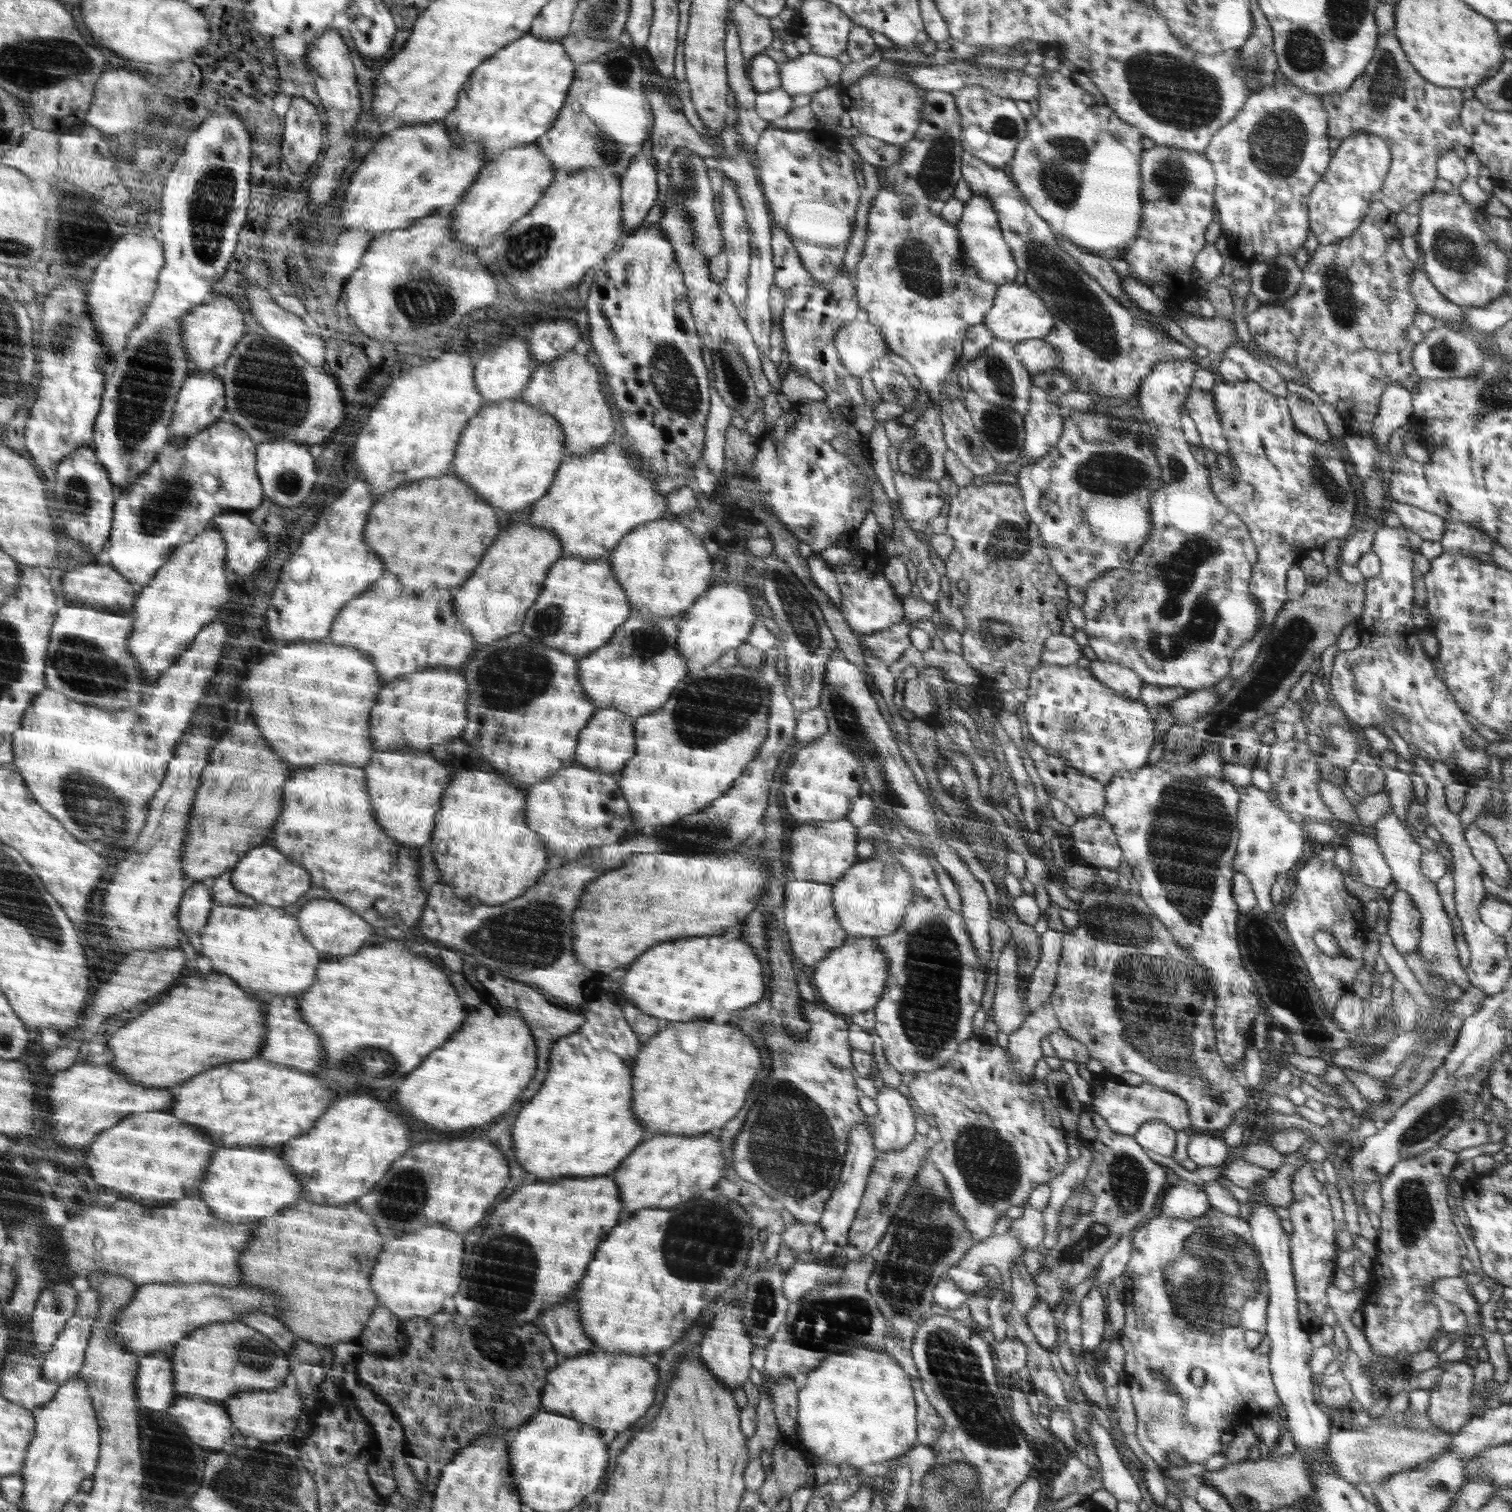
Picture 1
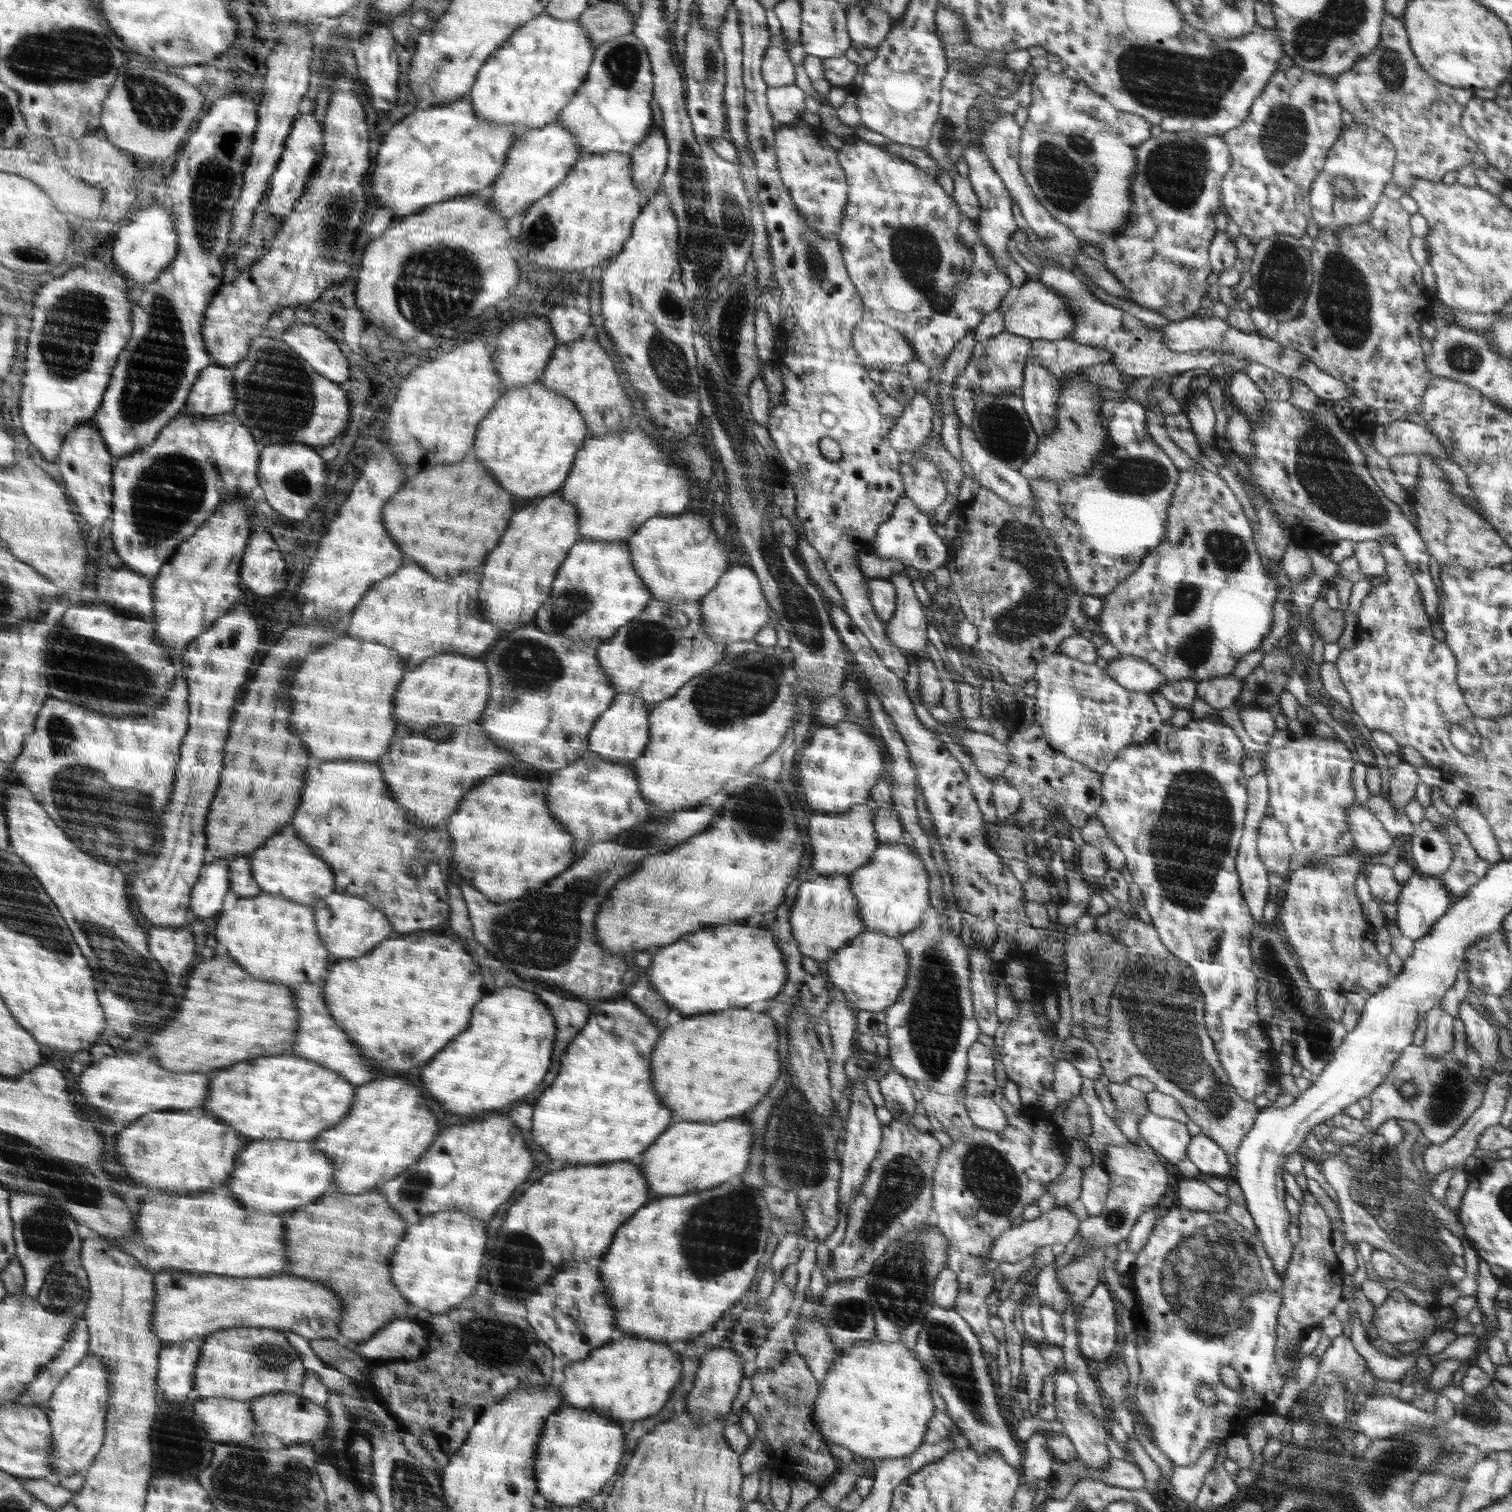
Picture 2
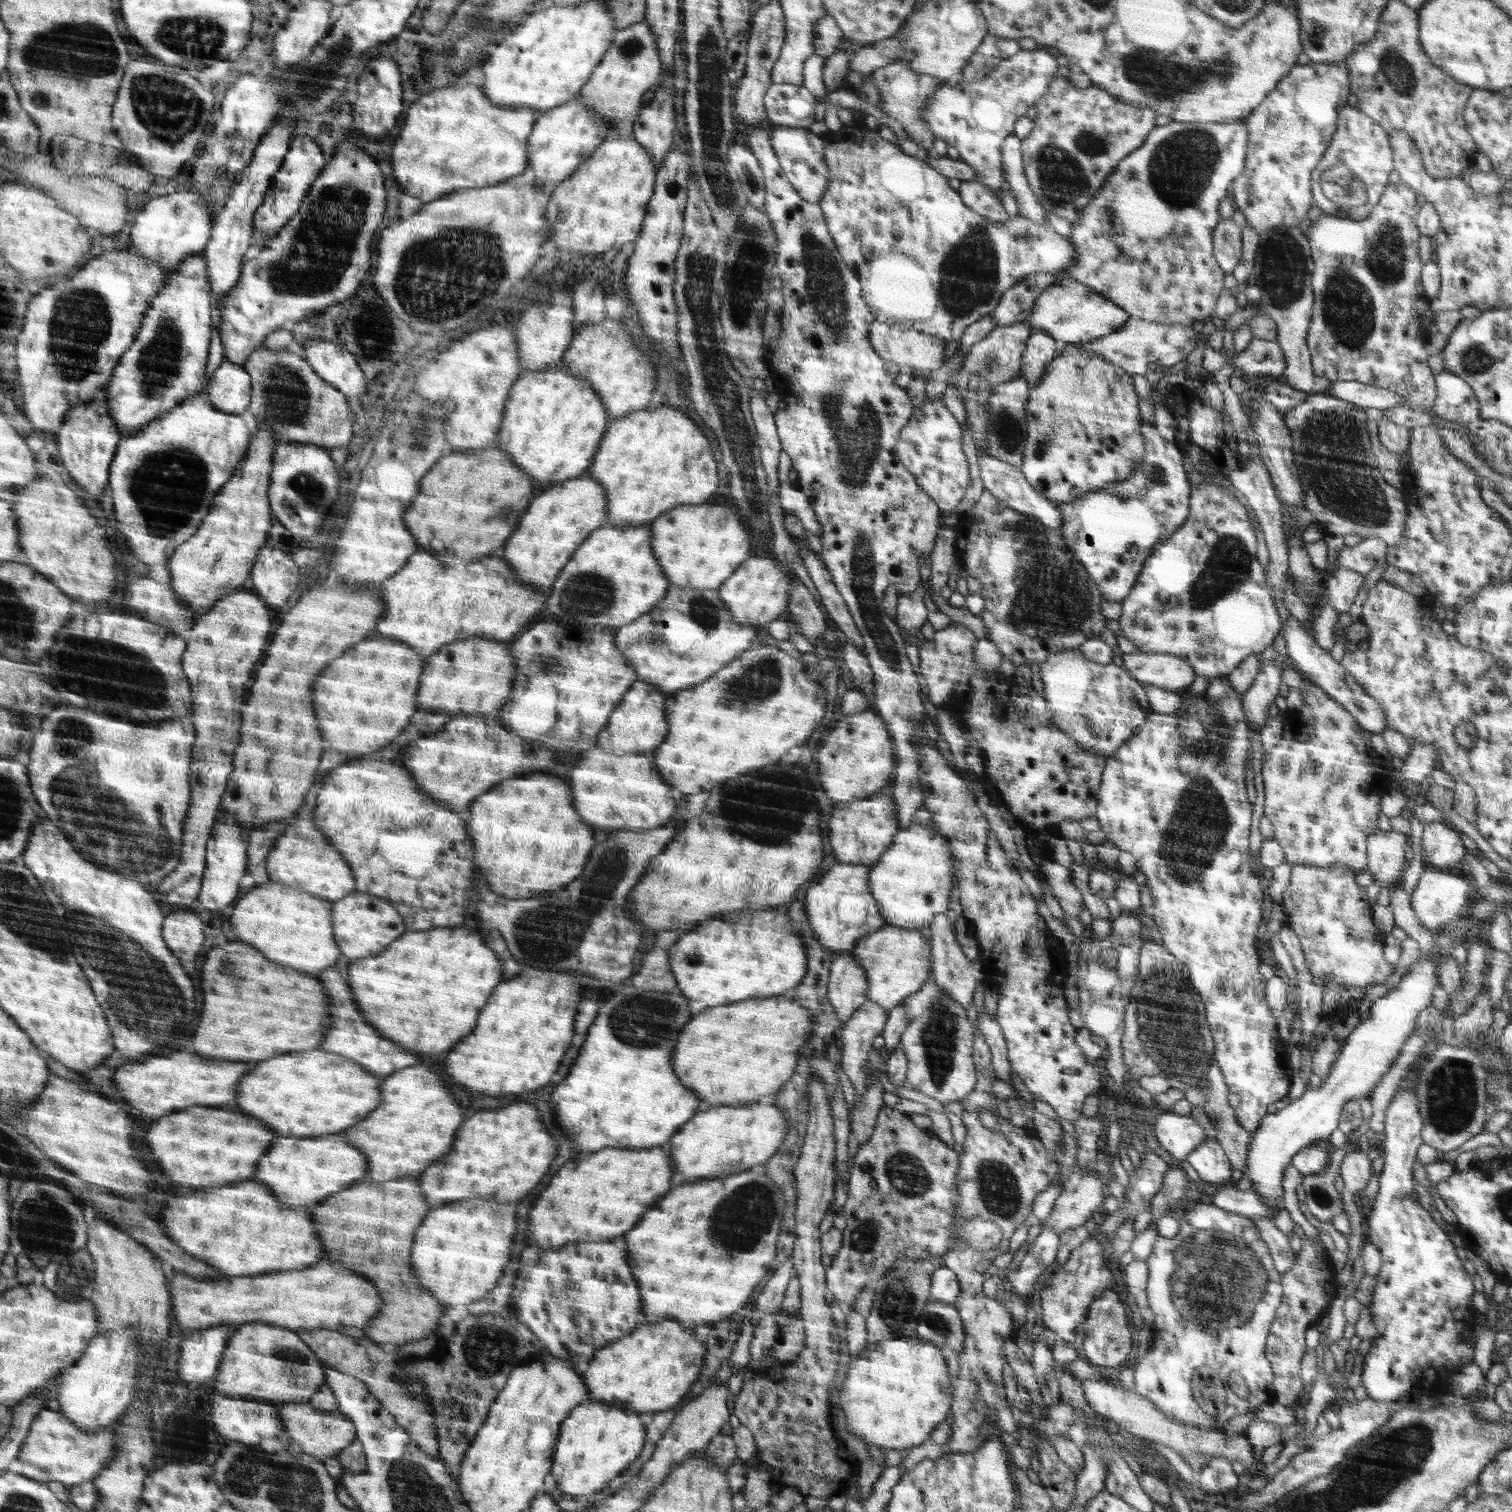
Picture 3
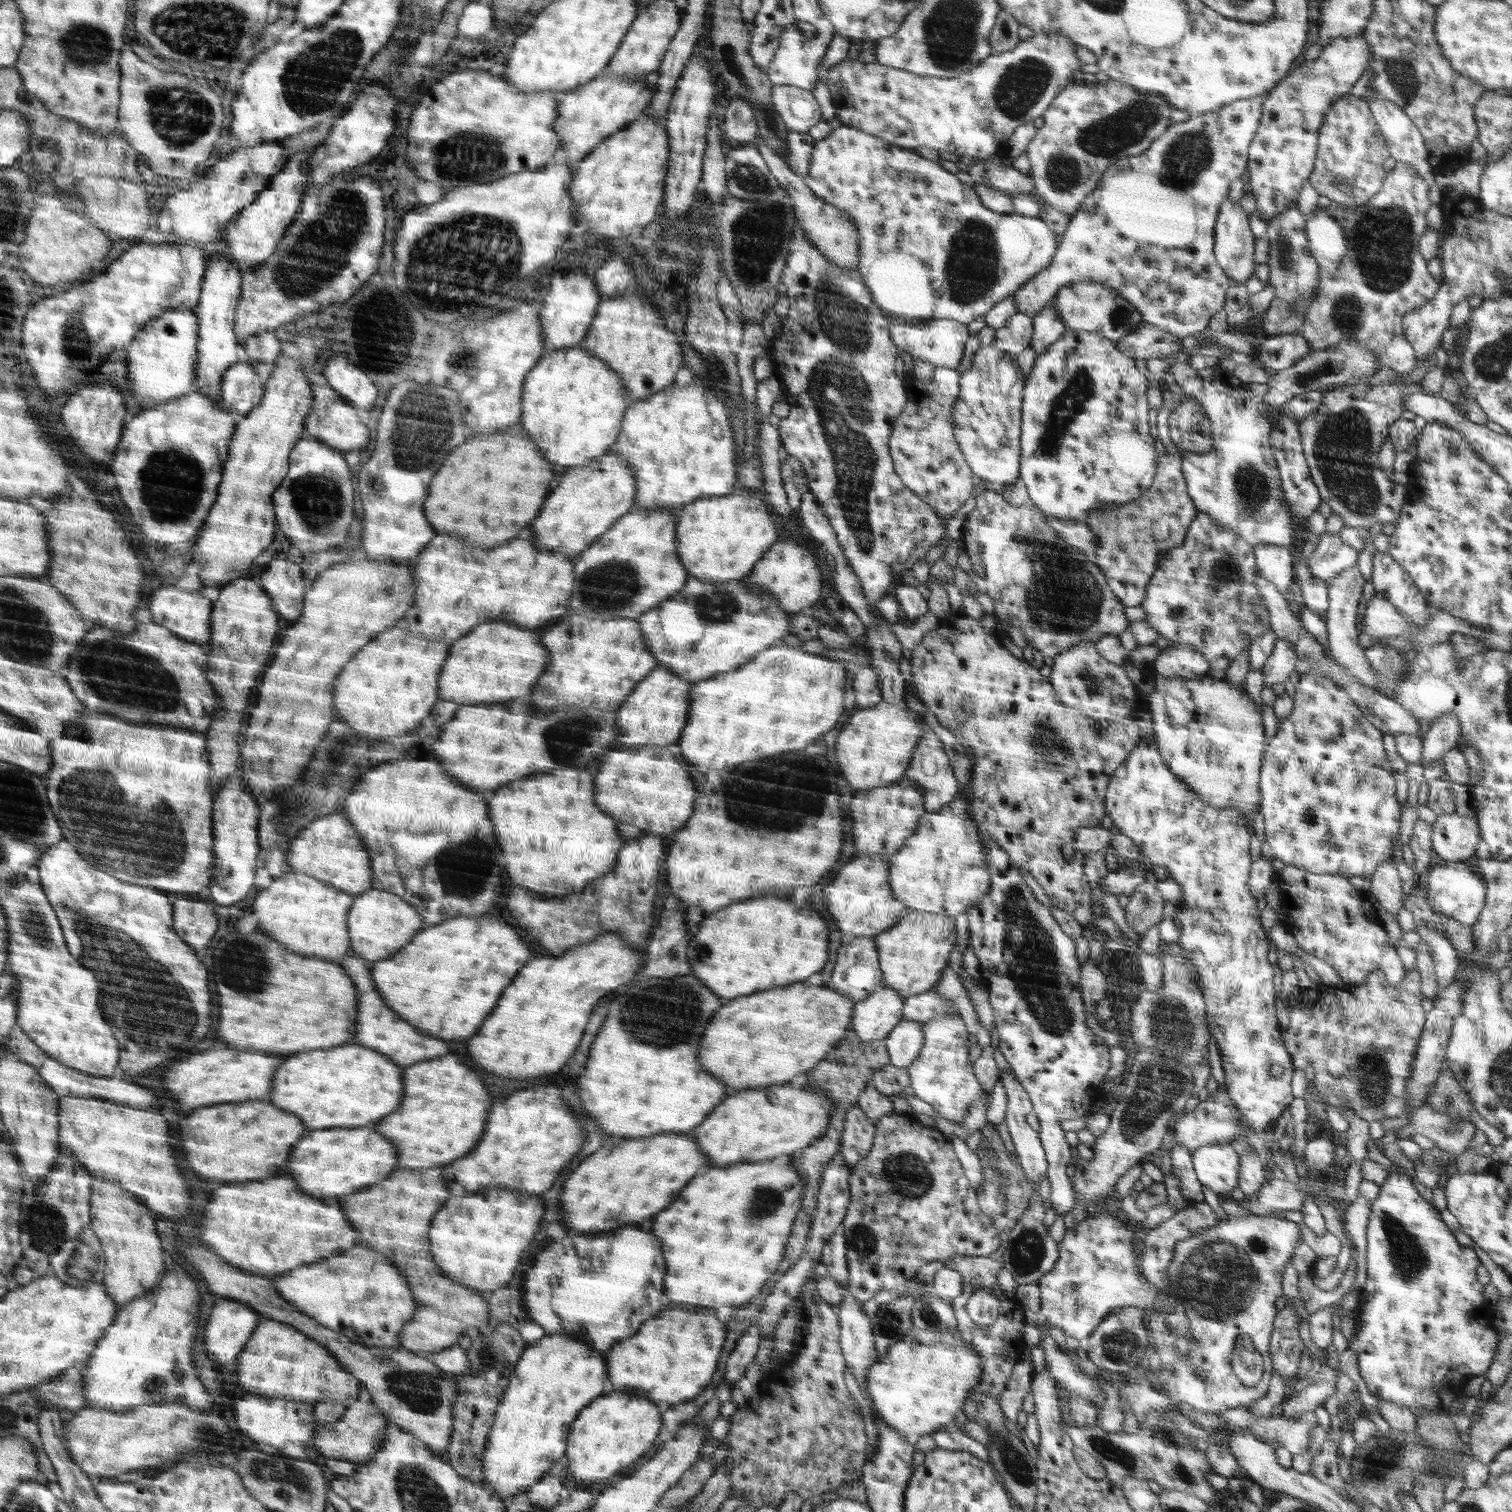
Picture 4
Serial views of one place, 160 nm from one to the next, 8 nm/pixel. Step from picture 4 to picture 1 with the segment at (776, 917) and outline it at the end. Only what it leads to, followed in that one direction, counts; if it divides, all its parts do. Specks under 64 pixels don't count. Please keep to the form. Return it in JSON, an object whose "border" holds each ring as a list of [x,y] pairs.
{"border":[[[712,935],[652,946],[628,968],[621,994],[644,1014],[668,1022],[690,1022],[710,1019],[718,1010],[737,1011],[758,1002],[766,990],[764,977],[762,963],[746,942]]]}

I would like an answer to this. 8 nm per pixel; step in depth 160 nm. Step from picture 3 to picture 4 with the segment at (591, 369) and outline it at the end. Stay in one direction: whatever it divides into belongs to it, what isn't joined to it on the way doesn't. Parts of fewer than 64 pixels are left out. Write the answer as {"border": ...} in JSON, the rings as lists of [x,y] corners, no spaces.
{"border":[[[630,289],[620,297],[602,301],[598,304],[591,328],[581,342],[588,354],[613,368],[622,379],[627,390],[627,407],[664,390],[682,368],[680,344],[674,333],[664,328],[660,313],[654,312],[648,298]]]}

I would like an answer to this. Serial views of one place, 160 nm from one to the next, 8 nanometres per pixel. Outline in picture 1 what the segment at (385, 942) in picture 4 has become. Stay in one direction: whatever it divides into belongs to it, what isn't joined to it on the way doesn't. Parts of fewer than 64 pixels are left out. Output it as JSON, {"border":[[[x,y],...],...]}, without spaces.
{"border":[[[329,898],[310,899],[295,914],[299,921],[300,930],[308,942],[320,952],[328,952],[332,956],[347,957],[359,952],[364,942],[372,936],[372,926],[362,915],[356,914],[350,906],[336,904],[336,900]]]}

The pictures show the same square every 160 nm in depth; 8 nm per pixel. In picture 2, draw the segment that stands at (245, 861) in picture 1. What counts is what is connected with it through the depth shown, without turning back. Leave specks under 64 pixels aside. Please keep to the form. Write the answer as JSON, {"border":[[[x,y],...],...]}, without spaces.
{"border":[[[290,824],[254,851],[251,856],[251,873],[264,893],[278,894],[300,904],[313,905],[335,892],[332,868],[306,842],[299,839],[296,828]]]}

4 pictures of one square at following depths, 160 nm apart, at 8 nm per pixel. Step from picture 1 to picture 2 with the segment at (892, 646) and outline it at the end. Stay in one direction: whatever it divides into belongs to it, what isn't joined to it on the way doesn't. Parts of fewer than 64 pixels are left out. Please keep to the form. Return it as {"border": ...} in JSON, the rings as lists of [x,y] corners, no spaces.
{"border":[[[892,574],[887,579],[895,584],[896,606],[894,616],[885,624],[886,636],[888,640],[904,652],[904,654],[912,651],[924,653],[928,642],[928,636],[926,635],[928,619],[926,618],[926,614],[924,614],[924,606],[918,601],[918,597],[916,597],[914,590],[912,590],[910,580],[908,580],[906,574]]]}

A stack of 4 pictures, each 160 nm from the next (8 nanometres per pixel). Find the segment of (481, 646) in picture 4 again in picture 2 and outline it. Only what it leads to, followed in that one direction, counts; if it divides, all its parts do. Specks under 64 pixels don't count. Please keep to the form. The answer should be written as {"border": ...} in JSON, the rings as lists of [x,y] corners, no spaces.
{"border":[[[446,652],[428,658],[412,672],[404,673],[395,696],[399,734],[424,734],[434,725],[470,725],[478,722],[491,700],[490,670],[483,655]]]}

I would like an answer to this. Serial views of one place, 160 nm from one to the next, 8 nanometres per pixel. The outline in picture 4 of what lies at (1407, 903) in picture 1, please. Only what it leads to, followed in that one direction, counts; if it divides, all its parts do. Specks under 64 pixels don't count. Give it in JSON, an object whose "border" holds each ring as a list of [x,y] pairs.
{"border":[[[1472,861],[1446,862],[1441,866],[1431,866],[1425,879],[1425,898],[1433,908],[1445,916],[1451,916],[1460,924],[1476,924],[1485,905],[1487,887]]]}

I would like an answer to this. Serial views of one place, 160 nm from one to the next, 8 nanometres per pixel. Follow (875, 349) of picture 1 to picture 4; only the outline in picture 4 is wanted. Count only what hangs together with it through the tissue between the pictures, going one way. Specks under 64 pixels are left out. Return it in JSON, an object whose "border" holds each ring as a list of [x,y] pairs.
{"border":[[[951,318],[922,321],[918,324],[906,324],[892,320],[888,332],[894,347],[901,352],[910,354],[912,359],[918,358],[936,367],[958,369],[964,358],[965,346],[969,340],[966,324]]]}

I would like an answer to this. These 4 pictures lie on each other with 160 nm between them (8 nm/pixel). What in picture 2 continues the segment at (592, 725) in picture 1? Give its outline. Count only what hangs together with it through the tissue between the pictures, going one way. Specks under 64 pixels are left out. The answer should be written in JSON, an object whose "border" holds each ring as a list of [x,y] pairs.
{"border":[[[617,694],[611,707],[599,718],[591,731],[588,752],[595,753],[610,763],[624,764],[640,759],[650,742],[651,710],[652,708],[644,705],[644,701],[640,701],[636,695]]]}

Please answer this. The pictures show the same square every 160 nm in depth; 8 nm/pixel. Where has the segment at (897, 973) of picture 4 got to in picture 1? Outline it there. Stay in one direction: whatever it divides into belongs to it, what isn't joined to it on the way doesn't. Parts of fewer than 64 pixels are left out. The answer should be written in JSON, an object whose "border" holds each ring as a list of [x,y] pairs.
{"border":[[[876,937],[849,938],[810,970],[811,985],[818,990],[819,1003],[832,1013],[843,1016],[874,1008],[886,987],[886,976],[888,961],[877,946]]]}

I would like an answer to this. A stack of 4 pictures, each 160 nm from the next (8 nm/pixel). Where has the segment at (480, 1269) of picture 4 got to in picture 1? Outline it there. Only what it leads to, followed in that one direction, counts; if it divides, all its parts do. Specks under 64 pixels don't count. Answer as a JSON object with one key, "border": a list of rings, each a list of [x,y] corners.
{"border":[[[433,1224],[424,1230],[414,1230],[383,1246],[371,1272],[372,1292],[379,1299],[380,1307],[402,1321],[440,1313],[444,1298],[458,1292],[462,1280],[462,1254],[464,1236],[452,1232],[447,1226]]]}

